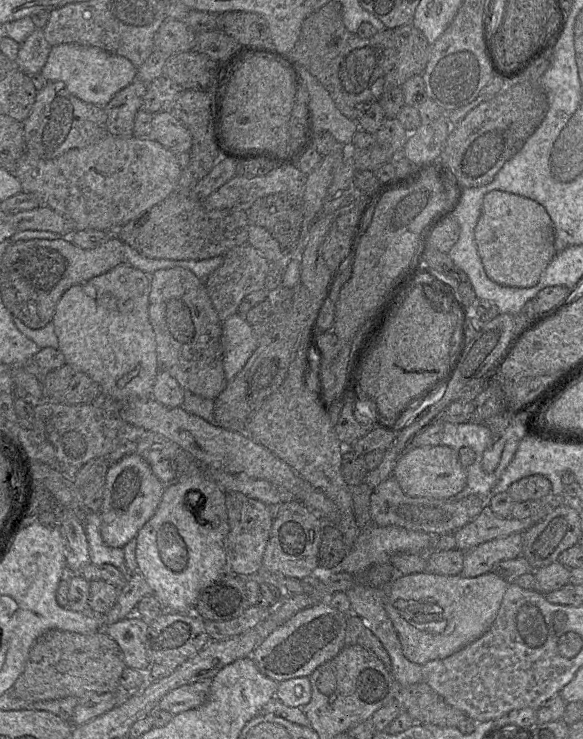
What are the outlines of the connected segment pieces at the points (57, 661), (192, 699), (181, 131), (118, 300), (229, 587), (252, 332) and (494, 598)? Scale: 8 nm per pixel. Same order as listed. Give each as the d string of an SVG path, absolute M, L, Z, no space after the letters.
M53 629L37 638L11 691L25 701L80 698L88 693L116 692L125 667L120 647L104 631L79 634Z
M203 679L173 689L161 698L157 708L173 715L197 708L206 701L210 685L211 679Z
M169 111L153 114L151 137L175 154L189 152L192 147L191 133Z
M122 263L90 280L70 287L59 300L52 319L58 338L58 349L66 363L86 373L99 384L104 396L115 400L150 398L159 364L156 340L149 319L150 276L127 263Z
M227 572L203 589L198 595L193 613L210 621L228 621L240 616L250 604L246 582L237 575L243 574Z
M234 314L222 323L223 369L227 382L244 367L258 347L256 330L246 322L244 315Z
M491 571L476 577L428 572L397 575L387 587L385 610L398 634L405 657L422 666L429 661L444 659L479 639L496 619L508 585Z

